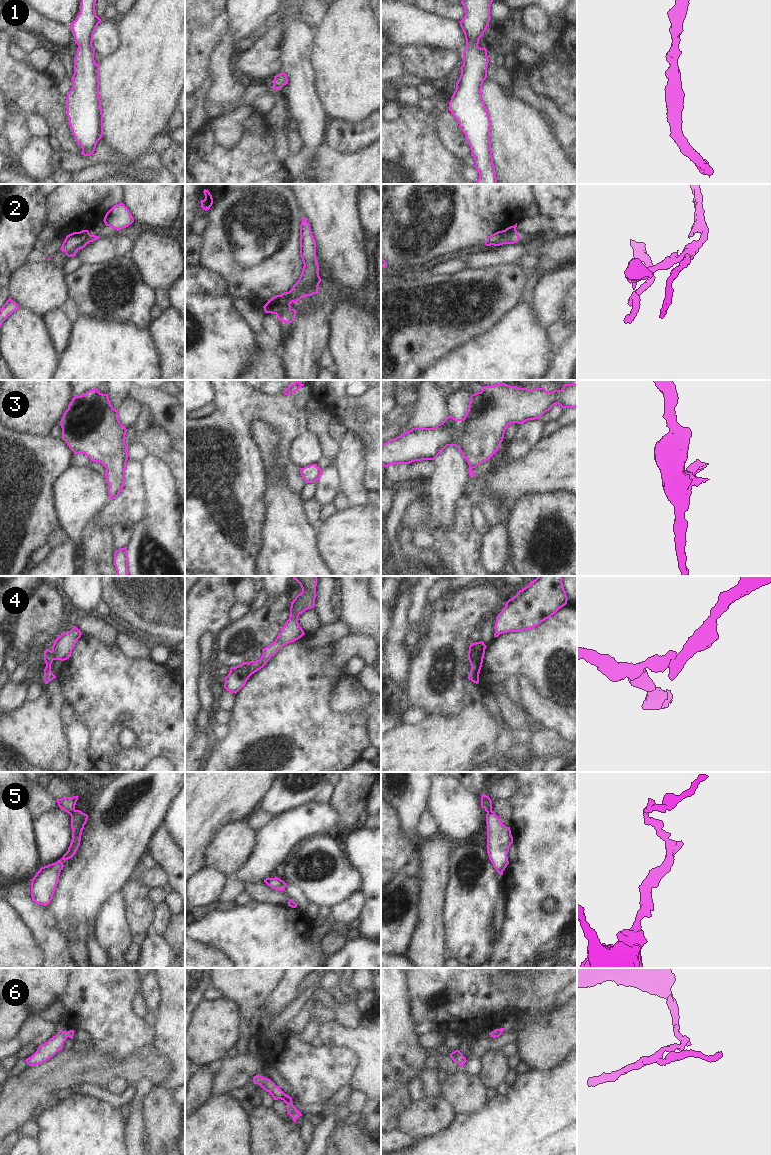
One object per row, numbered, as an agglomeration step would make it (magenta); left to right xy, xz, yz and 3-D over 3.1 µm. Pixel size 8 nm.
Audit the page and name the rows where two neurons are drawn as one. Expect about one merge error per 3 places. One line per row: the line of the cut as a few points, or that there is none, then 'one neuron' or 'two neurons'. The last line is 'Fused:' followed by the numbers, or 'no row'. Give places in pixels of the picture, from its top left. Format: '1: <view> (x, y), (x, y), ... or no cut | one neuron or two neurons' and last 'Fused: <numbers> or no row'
1: no cut | one neuron
2: xz (289, 303), (275, 313) | two neurons
3: no cut | one neuron
4: yz (486, 646), (475, 657), (468, 657) | two neurons
5: xy (75, 810), (70, 814) | two neurons
6: no cut | one neuron
Fused: 2, 4, 5

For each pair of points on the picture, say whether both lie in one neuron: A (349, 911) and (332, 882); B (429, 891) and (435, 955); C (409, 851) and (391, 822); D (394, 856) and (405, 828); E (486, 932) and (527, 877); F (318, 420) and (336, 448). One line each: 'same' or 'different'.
A: different
B: same
C: same
D: different
E: different
F: same

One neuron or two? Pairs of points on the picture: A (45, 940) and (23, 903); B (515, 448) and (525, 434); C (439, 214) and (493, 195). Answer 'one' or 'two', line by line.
A: one
B: one
C: one

